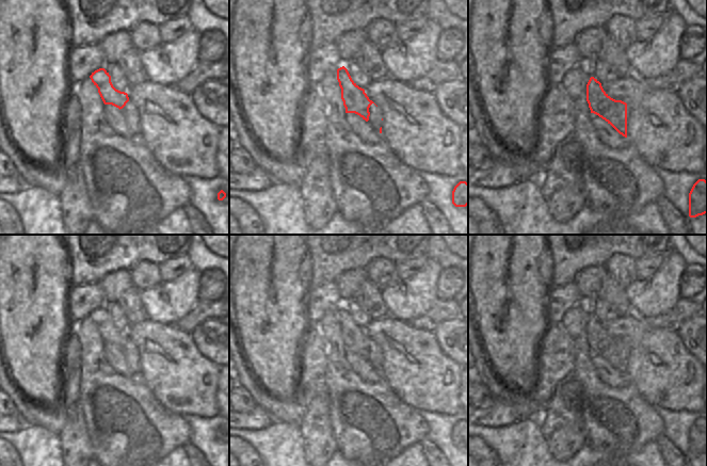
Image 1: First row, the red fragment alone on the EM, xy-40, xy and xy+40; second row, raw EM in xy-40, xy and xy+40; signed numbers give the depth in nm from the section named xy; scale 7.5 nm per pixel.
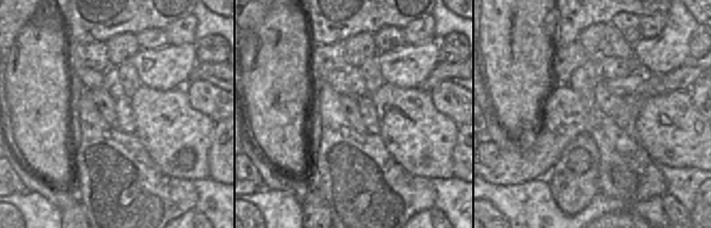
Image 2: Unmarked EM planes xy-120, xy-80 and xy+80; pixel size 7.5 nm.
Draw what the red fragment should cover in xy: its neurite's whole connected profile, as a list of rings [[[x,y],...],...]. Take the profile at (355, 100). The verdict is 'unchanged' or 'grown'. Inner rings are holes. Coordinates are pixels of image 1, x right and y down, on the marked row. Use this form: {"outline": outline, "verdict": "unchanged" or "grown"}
{"outline": [[[344,66],[337,69],[337,80],[341,89],[341,99],[346,113],[355,113],[368,122],[370,116],[369,108],[374,102],[369,99],[365,90],[352,80]]], "verdict": "unchanged"}

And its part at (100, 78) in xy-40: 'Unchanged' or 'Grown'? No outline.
Unchanged.

